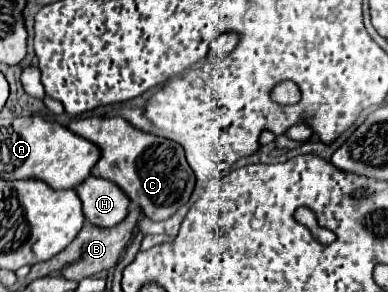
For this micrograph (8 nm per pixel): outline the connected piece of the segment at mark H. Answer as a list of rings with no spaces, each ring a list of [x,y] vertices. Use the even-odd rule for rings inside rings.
[[[88,176],[76,188],[76,194],[82,200],[84,218],[94,226],[102,228],[116,226],[128,214],[130,206],[128,196],[114,182],[108,182],[104,178]]]

